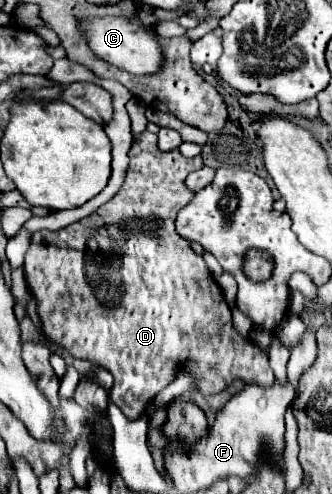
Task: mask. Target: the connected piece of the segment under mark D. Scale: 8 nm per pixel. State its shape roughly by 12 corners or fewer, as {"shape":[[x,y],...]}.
{"shape":[[133,136],[119,192],[35,232],[45,336],[139,418],[181,372],[265,382],[175,232],[201,156]]}

